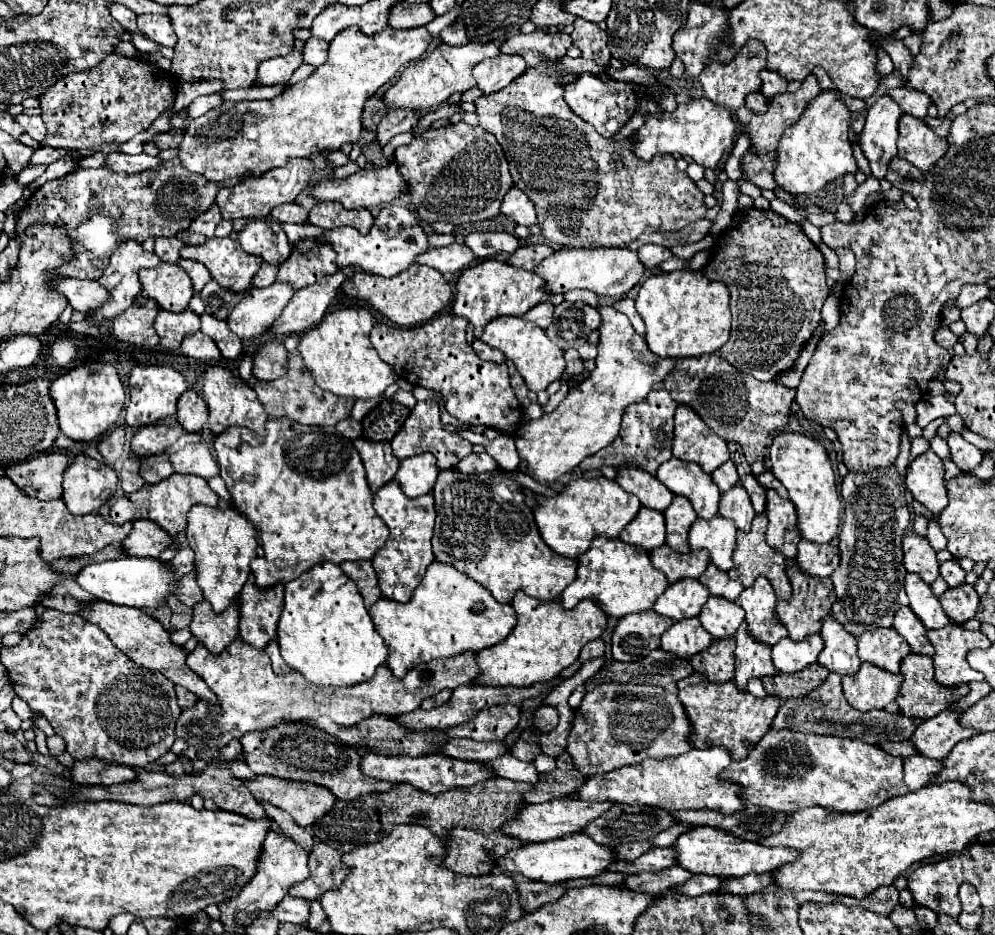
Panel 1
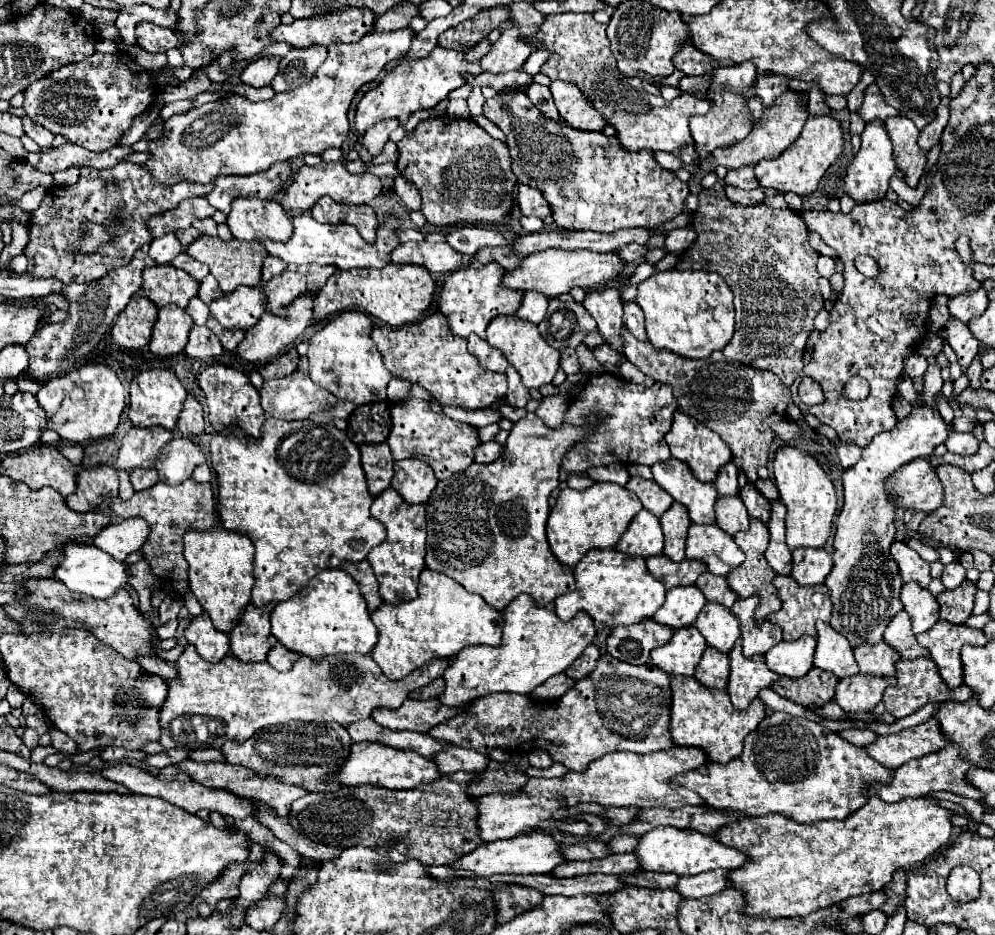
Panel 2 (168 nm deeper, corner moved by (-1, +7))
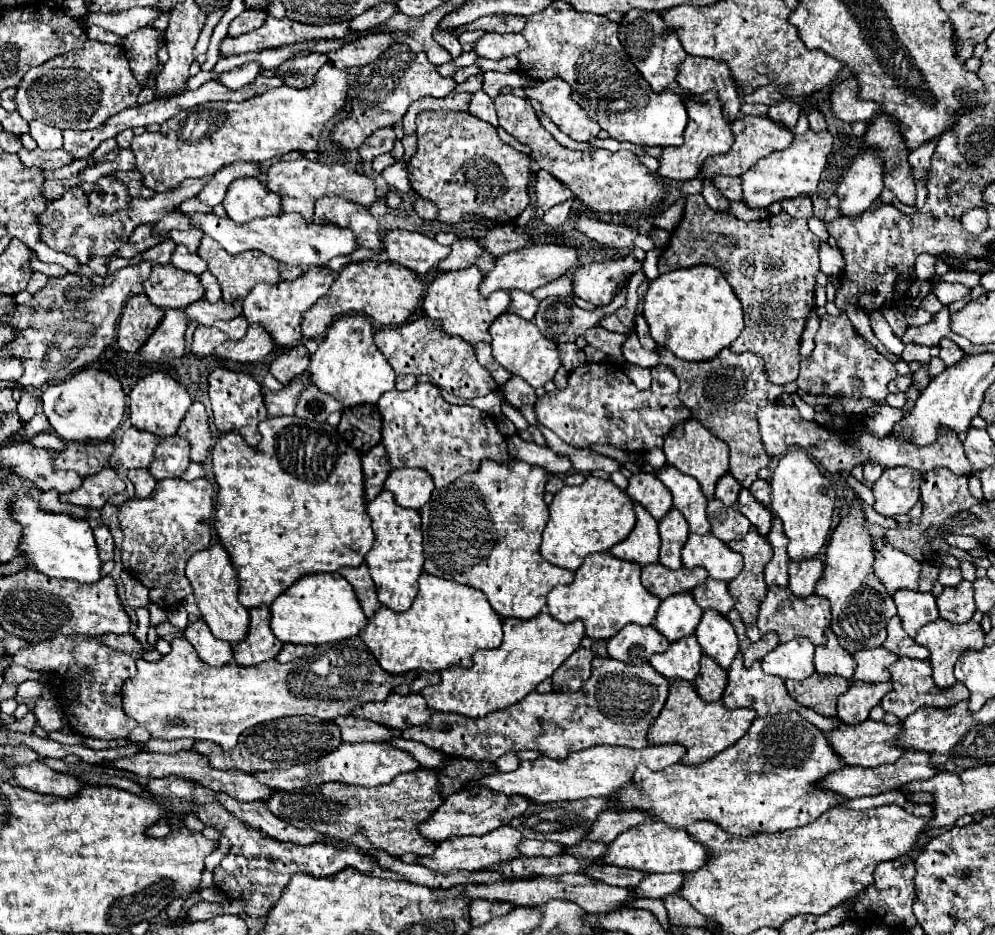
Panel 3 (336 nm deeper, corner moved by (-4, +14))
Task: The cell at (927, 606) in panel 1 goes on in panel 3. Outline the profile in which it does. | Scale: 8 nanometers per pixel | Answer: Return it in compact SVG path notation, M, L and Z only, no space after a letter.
M898 590L894 594L894 602L896 602L896 608L898 608L902 628L912 638L916 636L920 626L934 622L938 618L936 598L930 592Z

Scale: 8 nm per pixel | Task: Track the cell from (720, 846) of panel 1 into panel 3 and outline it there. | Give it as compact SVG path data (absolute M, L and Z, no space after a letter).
M642 822L638 826L632 826L630 830L622 832L614 842L608 844L608 850L604 852L604 864L608 866L622 866L640 870L646 874L654 872L696 872L704 862L708 860L708 850L694 842L686 830L674 830L662 822Z

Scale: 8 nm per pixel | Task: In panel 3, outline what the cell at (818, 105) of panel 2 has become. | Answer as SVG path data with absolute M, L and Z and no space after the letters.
M814 110L814 112L808 114L808 122L810 122L810 130L816 130L816 132L822 132L822 130L828 128L824 116L818 110Z

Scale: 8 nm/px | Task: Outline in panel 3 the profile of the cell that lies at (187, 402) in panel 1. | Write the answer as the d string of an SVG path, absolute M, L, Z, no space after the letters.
M192 402L186 418L182 420L182 424L178 428L178 434L182 438L188 438L188 442L190 442L190 460L204 464L212 436L210 436L208 414L206 414L202 402Z

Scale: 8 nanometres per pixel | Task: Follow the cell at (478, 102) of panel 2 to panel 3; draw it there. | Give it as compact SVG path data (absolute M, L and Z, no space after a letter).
M478 90L472 98L472 104L470 104L470 114L492 124L494 128L498 128L498 120L496 120L496 110L494 110L494 100L484 92L484 90Z

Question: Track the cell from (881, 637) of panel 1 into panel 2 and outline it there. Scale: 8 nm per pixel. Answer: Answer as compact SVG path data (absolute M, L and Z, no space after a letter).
M885 641L877 645L857 645L855 647L855 661L863 675L895 675L895 663L901 655Z

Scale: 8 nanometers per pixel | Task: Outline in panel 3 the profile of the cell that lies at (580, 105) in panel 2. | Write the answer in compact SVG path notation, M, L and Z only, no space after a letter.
M560 78L538 82L530 88L519 87L512 92L520 98L526 98L526 100L534 98L536 102L540 102L542 112L564 134L568 134L576 142L588 142L594 136L598 136L598 132L600 132L600 126L596 126L596 122L592 118L588 118L588 112L584 112L572 100L570 86Z

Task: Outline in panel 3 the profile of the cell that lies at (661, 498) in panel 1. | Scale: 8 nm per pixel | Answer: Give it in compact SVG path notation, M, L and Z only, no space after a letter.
M634 474L628 480L626 494L634 498L638 504L642 504L656 520L662 520L672 510L672 498L666 486L656 476Z

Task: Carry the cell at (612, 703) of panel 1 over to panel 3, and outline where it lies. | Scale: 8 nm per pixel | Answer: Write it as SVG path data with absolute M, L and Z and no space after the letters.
M594 658L592 676L578 692L532 692L528 698L516 702L516 706L508 706L508 710L496 710L496 714L488 714L488 718L432 714L430 722L424 726L402 730L402 738L422 742L446 756L470 758L476 762L494 762L512 750L538 750L542 756L564 760L570 752L578 752L596 744L646 748L646 732L666 702L668 686L668 680L656 674L650 664L632 666L612 658Z

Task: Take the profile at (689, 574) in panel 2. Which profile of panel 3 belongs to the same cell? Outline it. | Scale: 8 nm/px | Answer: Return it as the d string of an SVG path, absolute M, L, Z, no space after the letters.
M650 564L642 570L642 584L646 590L656 594L660 600L680 594L680 592L690 592L696 586L704 584L708 578L704 568L694 568L694 570L668 570L662 564Z

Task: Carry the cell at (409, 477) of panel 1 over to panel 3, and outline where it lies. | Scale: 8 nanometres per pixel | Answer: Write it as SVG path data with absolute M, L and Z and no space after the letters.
M396 468L388 474L384 490L394 494L398 506L420 510L428 502L434 490L434 482L420 468Z

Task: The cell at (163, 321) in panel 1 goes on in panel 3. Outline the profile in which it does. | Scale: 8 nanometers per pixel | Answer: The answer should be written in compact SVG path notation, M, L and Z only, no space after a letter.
M166 310L164 320L154 330L154 334L140 348L146 362L164 362L184 356L184 332L186 314L184 310Z

